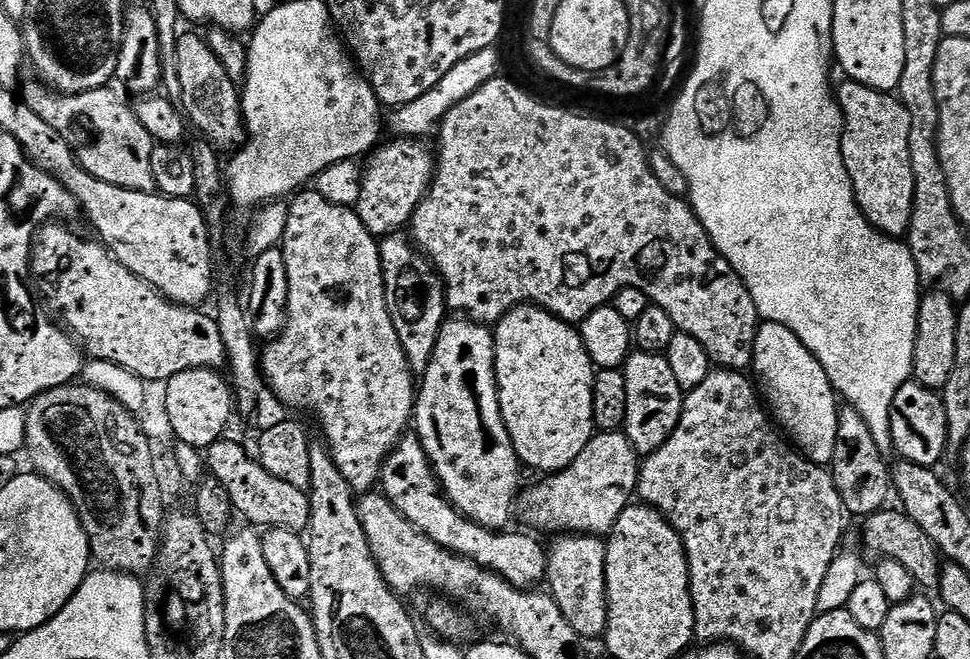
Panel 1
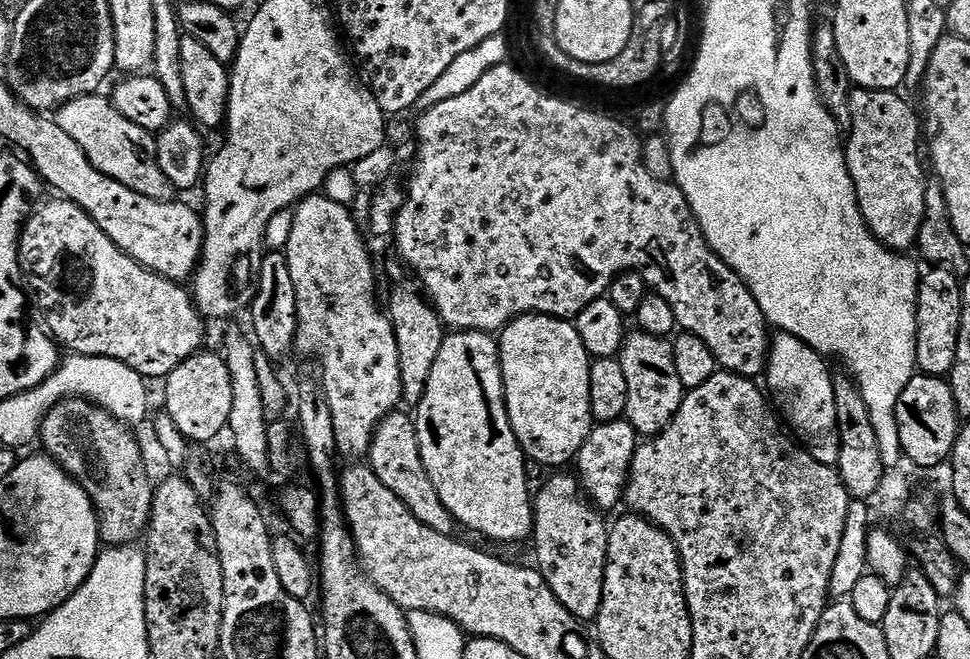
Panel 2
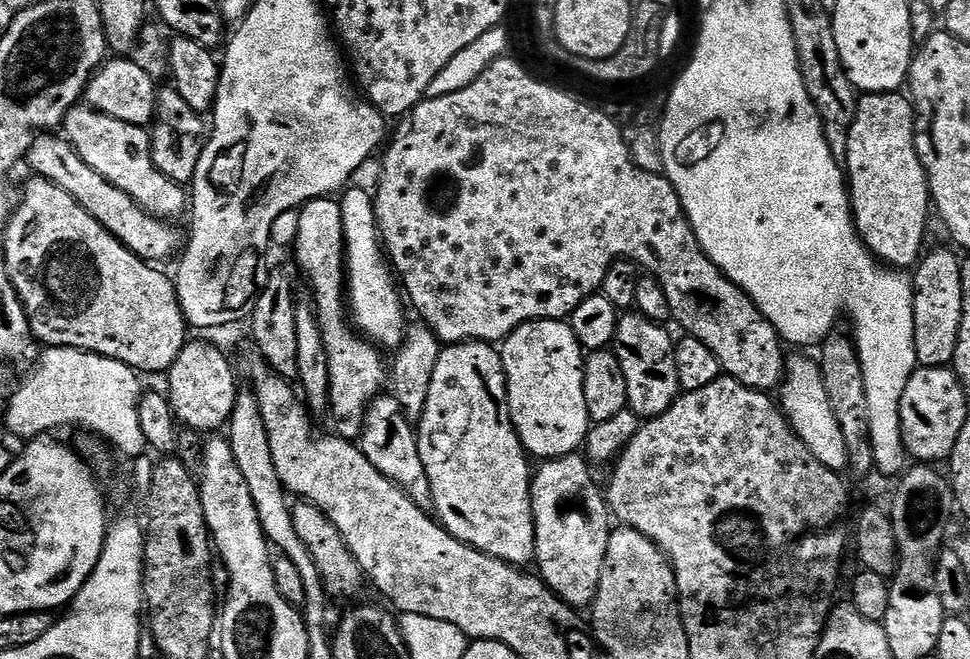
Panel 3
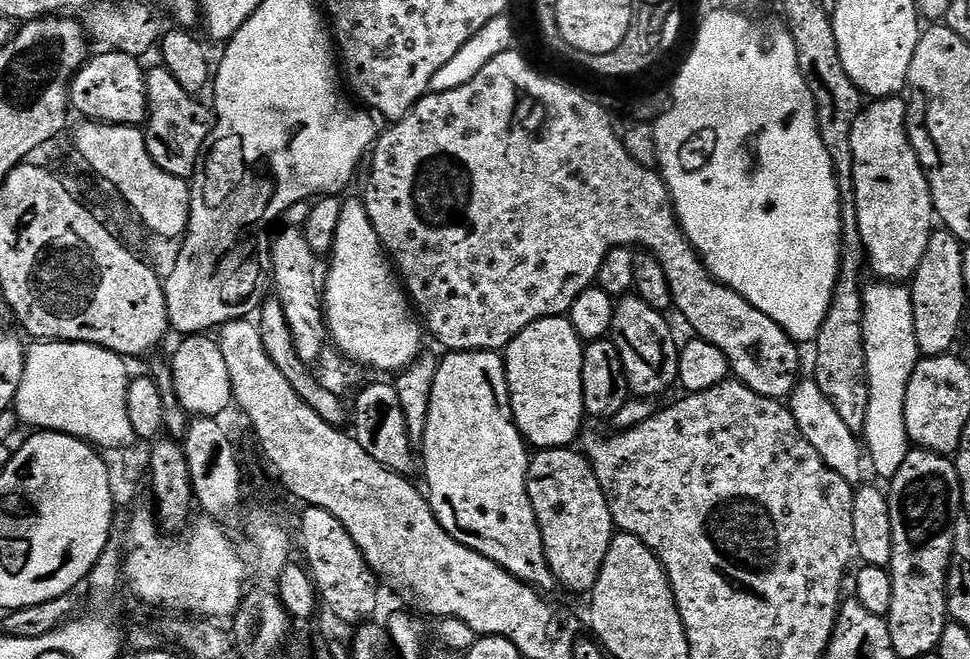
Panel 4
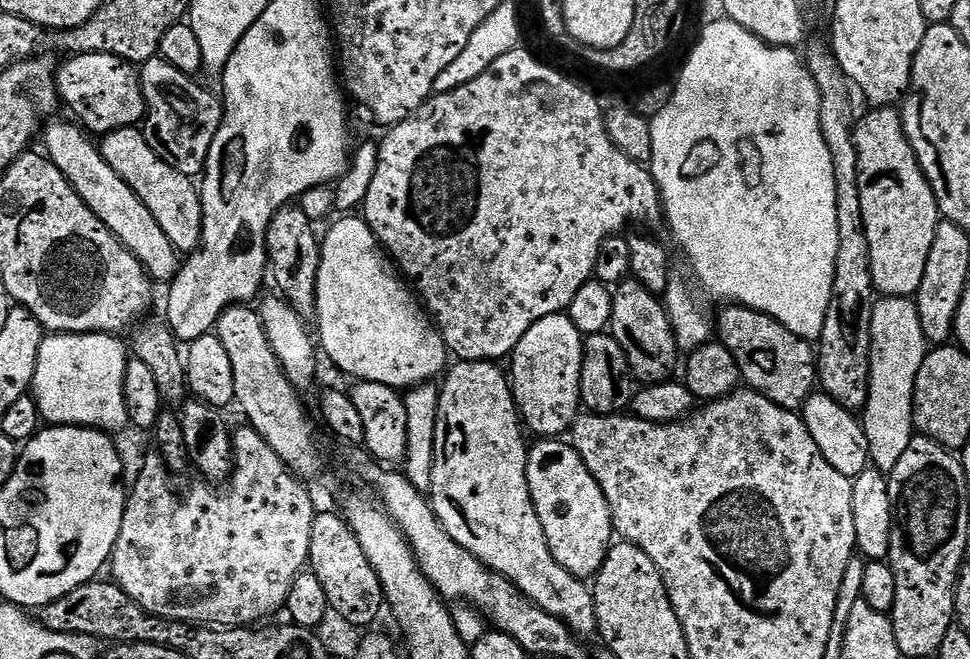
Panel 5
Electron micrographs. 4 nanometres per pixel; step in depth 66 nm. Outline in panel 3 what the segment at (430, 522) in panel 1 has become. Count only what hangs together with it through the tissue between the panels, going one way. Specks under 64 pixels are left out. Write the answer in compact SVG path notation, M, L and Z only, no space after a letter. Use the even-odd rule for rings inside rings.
M391 394L377 396L373 404L368 405L364 416L364 428L358 437L358 446L370 458L370 462L379 472L398 485L419 508L432 508L432 487L426 478L422 458L418 450L418 432L413 421L402 410L402 402Z

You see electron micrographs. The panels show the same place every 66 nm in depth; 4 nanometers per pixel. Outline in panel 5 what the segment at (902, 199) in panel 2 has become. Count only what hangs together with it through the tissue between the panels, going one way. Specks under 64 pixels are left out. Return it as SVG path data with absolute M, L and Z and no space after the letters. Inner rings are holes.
M896 106L873 107L865 111L856 124L858 194L862 194L862 222L866 222L866 242L870 242L873 289L879 295L881 292L885 298L912 298L915 297L918 286L922 286L922 274L926 274L926 258L930 258L930 246L934 246L934 230L938 230L942 217L934 198L934 190L922 167L921 157L916 157L916 152L904 133L904 120L898 109Z

